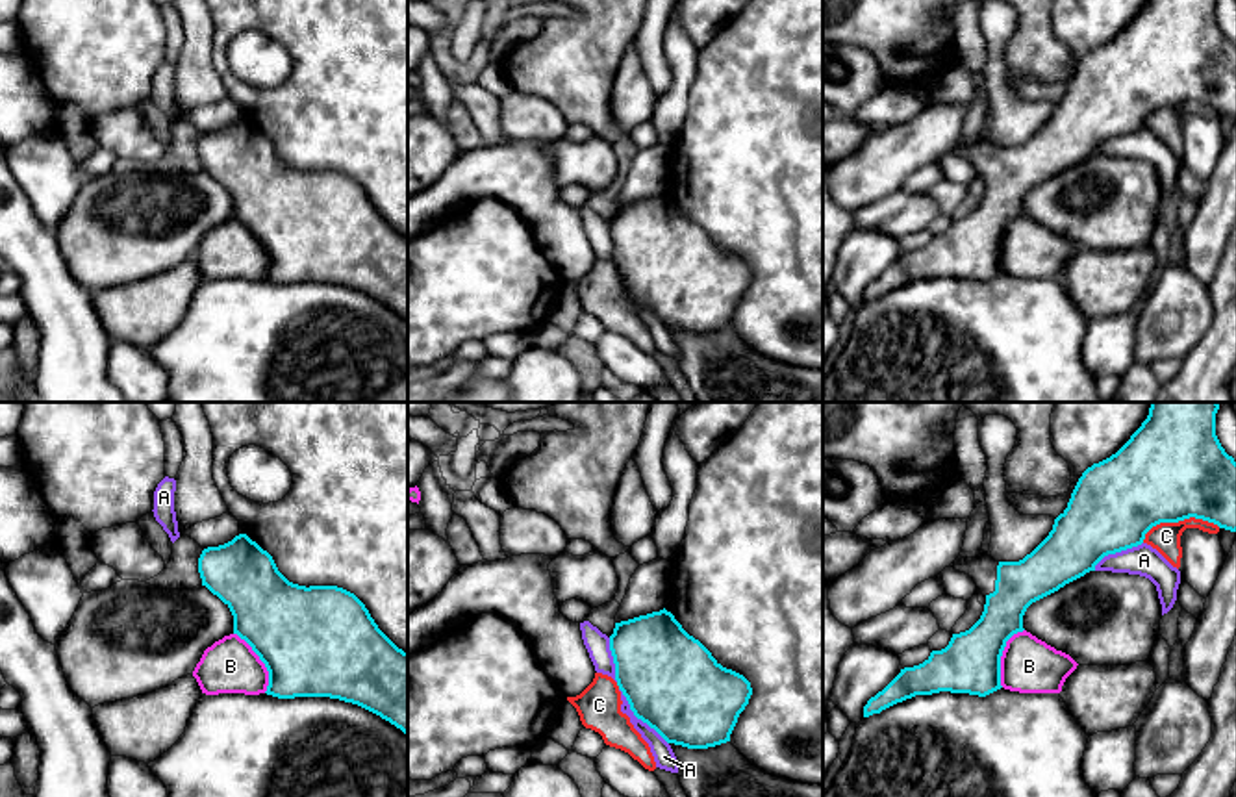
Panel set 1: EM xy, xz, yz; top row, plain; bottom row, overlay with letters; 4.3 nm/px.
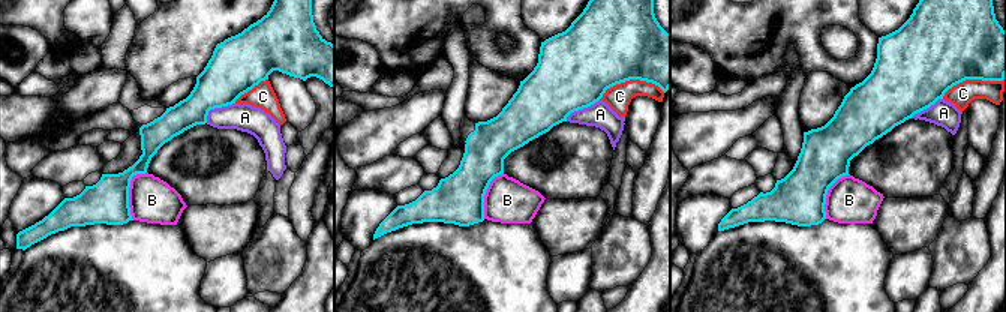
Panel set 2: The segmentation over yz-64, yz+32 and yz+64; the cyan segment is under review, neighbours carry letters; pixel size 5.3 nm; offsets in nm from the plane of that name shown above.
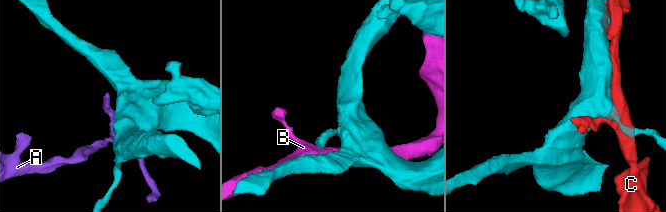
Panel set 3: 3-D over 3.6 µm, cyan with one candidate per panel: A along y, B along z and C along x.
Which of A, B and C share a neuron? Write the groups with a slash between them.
A / B / C

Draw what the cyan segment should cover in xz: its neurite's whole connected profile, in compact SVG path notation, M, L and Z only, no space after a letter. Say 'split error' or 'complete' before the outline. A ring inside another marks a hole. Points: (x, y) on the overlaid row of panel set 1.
complete | M671 612L615 623L610 651L630 710L667 743L708 749L730 741L750 682L723 667Z

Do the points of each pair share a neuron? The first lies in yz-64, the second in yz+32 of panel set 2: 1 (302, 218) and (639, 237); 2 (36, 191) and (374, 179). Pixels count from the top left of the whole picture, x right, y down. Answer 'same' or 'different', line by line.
1: different
2: different

